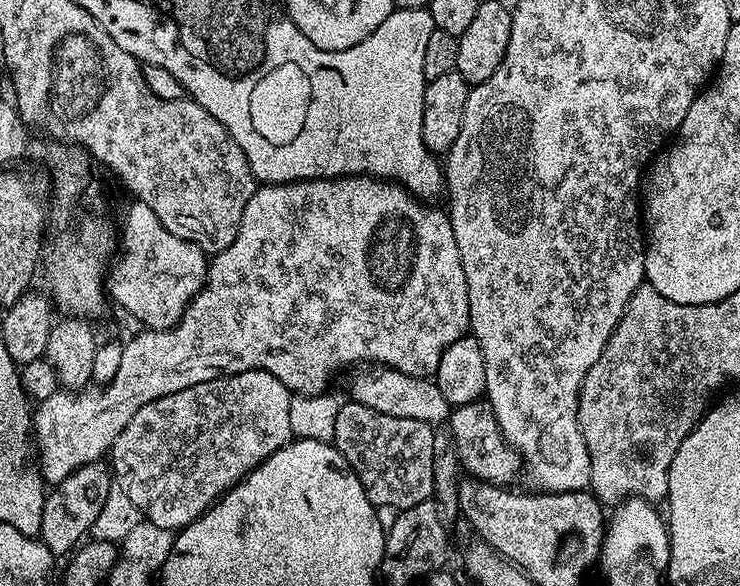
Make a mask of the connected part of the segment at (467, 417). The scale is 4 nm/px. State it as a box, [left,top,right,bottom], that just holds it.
[446,402,522,486]

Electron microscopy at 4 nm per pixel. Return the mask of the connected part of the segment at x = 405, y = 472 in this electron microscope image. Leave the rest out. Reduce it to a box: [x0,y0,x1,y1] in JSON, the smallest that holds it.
[331,402,434,510]

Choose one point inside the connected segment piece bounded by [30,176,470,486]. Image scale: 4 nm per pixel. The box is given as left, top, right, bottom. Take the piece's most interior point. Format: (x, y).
(323, 273)

